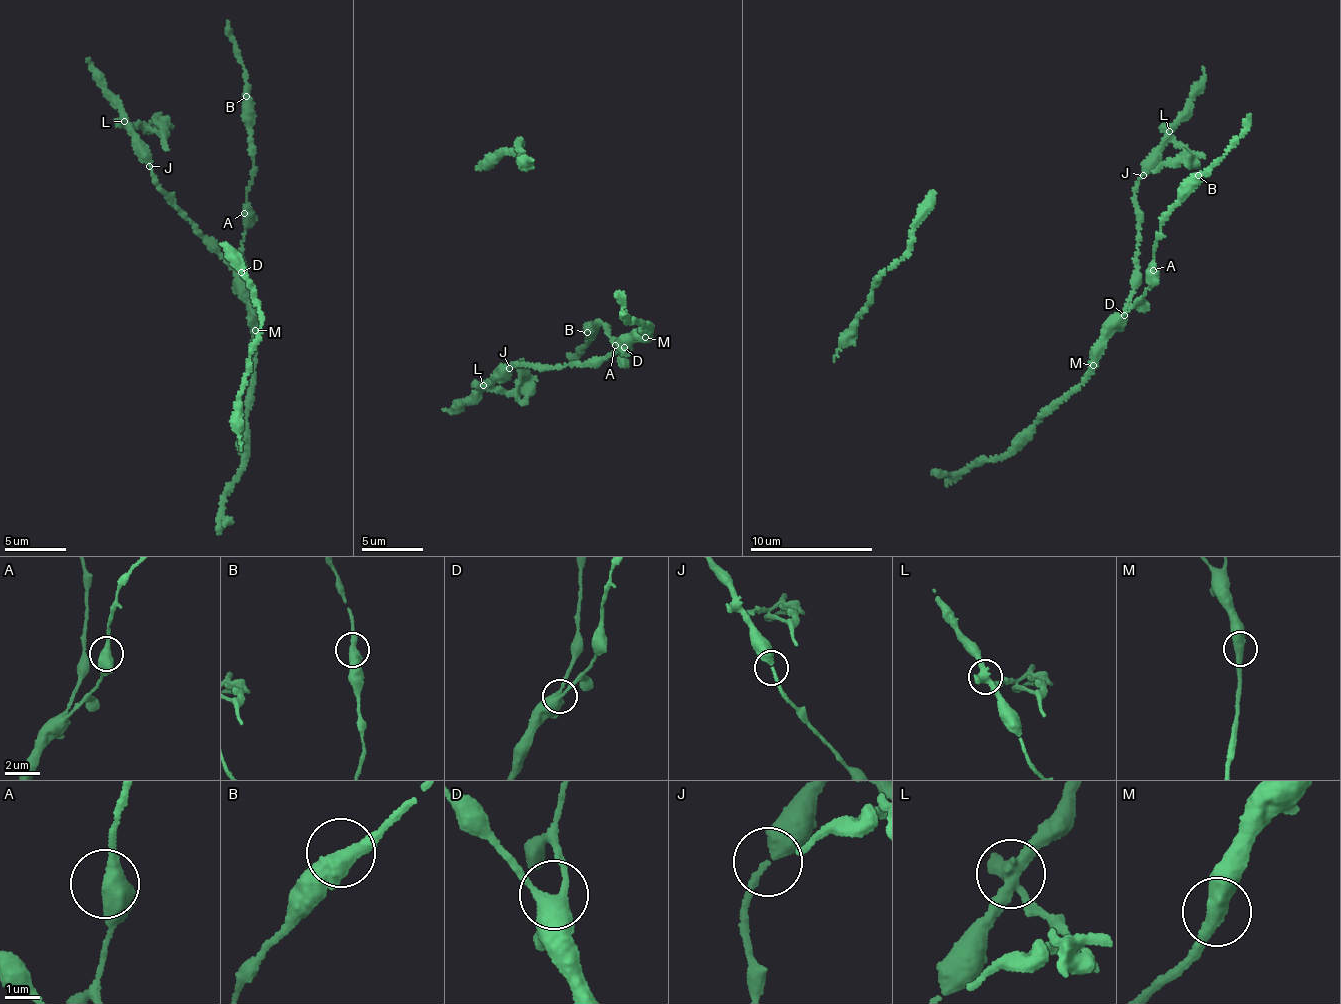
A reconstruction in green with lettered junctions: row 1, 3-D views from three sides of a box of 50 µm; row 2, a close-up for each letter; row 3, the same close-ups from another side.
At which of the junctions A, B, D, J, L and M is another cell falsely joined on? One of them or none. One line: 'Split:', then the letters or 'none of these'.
Split: L

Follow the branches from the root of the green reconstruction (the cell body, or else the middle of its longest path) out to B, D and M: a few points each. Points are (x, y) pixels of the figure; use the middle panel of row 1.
B: (646, 326), (649, 336), (634, 330), (622, 341), (624, 351), (599, 320), (587, 332)
D: (646, 326), (642, 325), (647, 337), (637, 333), (624, 347)
M: (646, 326), (642, 325), (649, 336), (645, 337)

